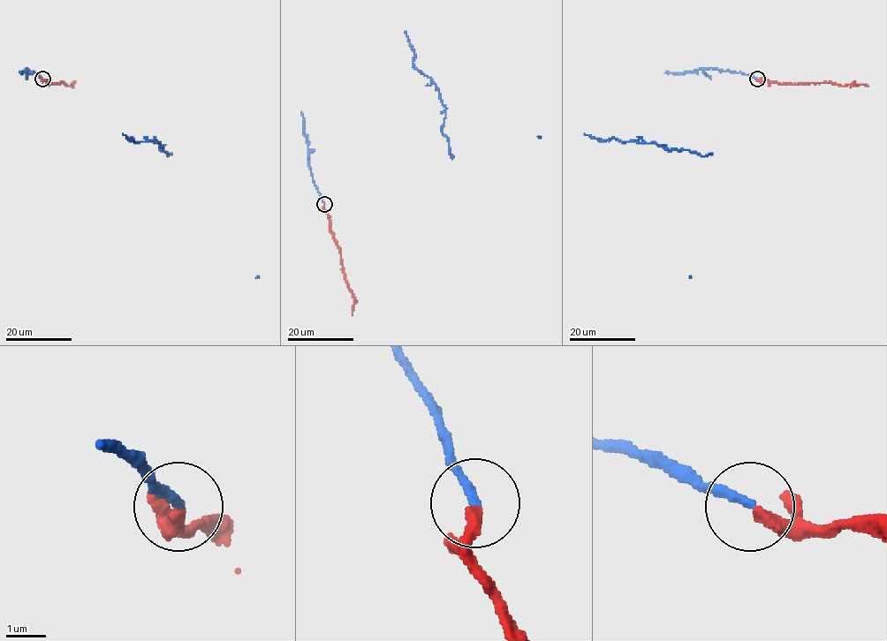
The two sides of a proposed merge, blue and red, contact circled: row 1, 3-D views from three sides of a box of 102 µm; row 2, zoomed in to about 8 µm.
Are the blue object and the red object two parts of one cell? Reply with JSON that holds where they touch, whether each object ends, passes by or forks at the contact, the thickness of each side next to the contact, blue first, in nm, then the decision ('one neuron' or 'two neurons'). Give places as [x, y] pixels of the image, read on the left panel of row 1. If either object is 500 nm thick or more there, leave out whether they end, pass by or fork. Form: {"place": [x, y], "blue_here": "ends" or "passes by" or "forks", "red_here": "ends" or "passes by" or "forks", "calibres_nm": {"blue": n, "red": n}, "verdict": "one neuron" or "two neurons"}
{"place": [42, 79], "blue_here": "ends", "red_here": "ends", "calibres_nm": {"blue": 220, "red": 300}, "verdict": "two neurons"}

